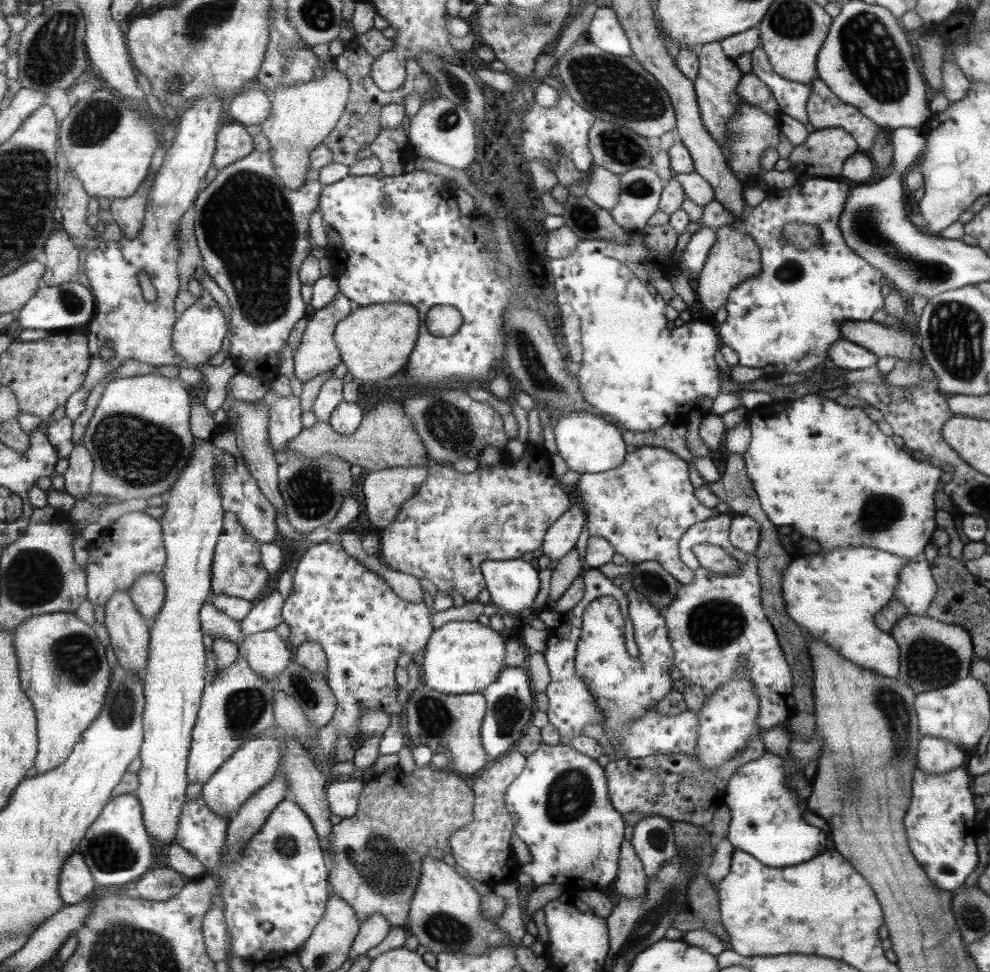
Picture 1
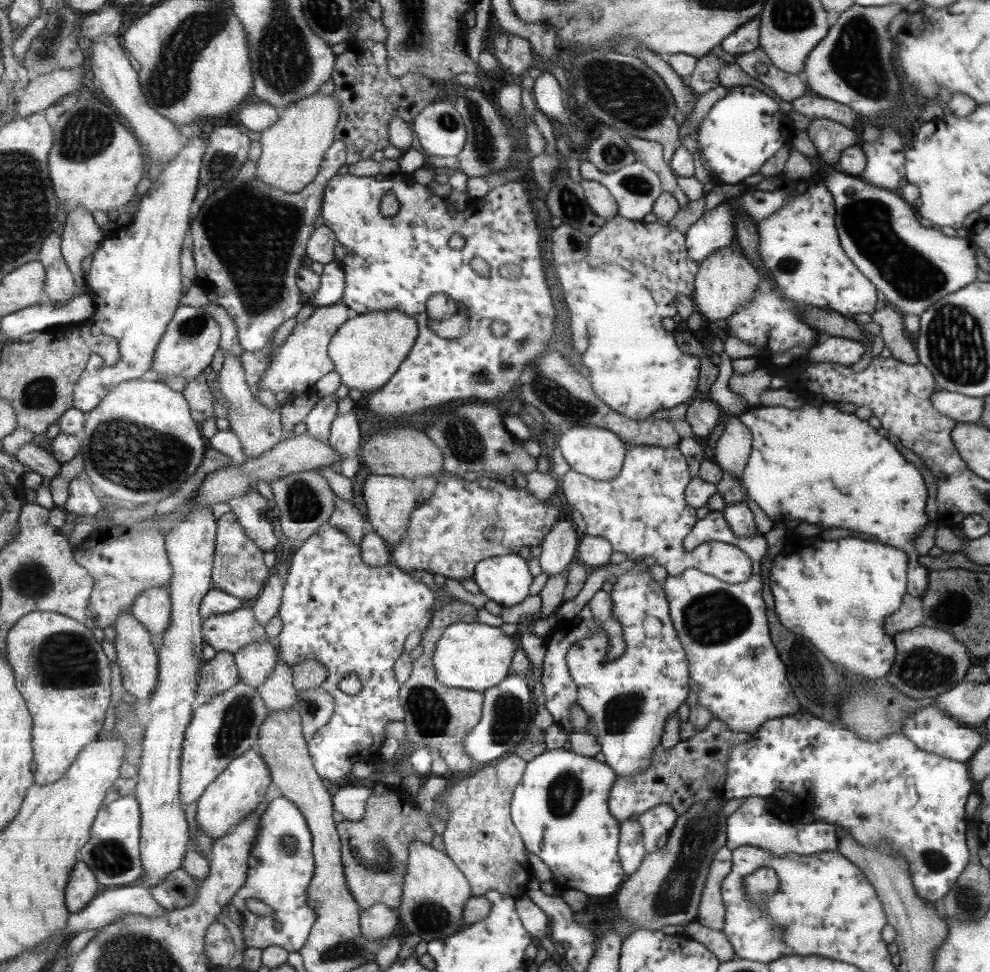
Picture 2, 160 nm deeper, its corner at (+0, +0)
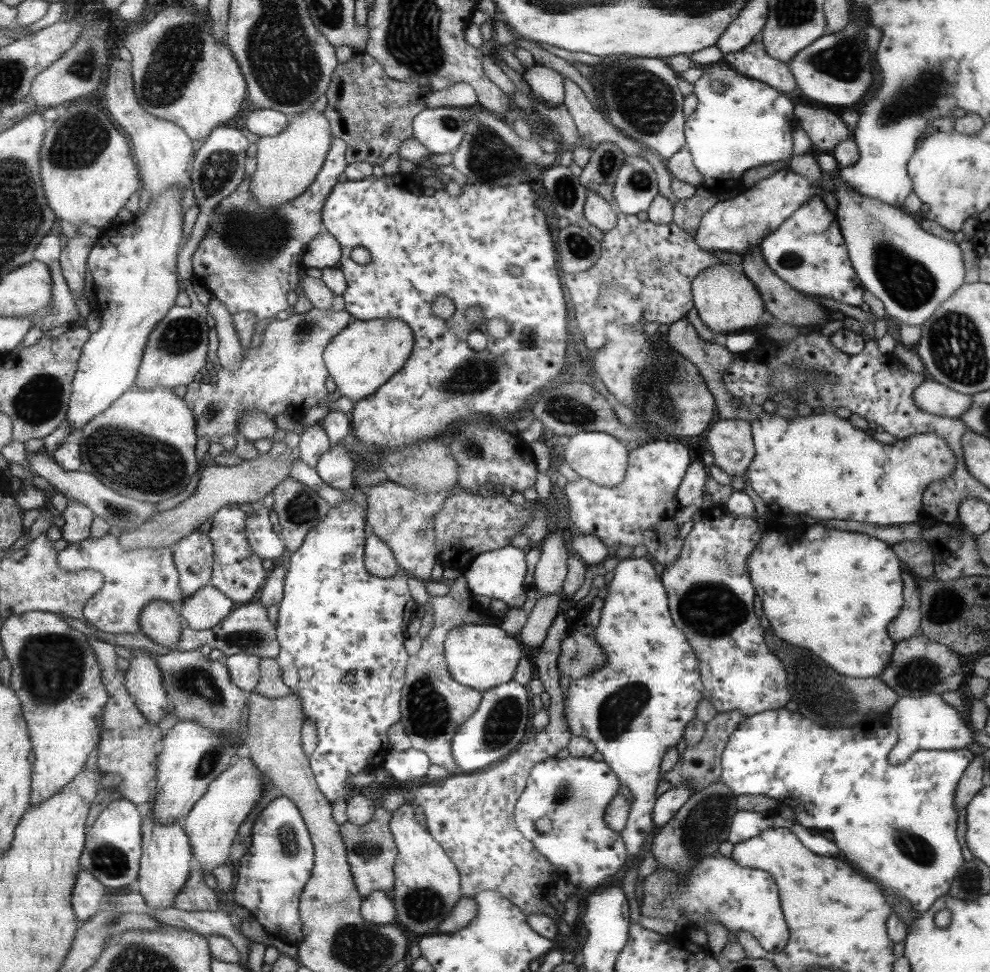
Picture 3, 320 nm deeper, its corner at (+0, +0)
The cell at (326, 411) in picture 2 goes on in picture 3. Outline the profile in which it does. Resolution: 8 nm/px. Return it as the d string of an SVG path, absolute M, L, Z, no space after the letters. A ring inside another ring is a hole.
M321 422L306 426L304 430L298 447L300 458L310 467L316 468L323 454L331 450L332 444Z

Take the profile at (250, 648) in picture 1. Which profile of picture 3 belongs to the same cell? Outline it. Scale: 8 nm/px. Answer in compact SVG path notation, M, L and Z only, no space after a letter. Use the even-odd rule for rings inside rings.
M240 652L227 660L232 681L246 692L255 691L260 681L261 658L257 654Z

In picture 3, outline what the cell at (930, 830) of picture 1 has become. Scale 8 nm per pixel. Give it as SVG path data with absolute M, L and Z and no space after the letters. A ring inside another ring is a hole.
M785 707L773 710L764 710L759 714L753 714L752 717L744 718L740 722L739 728L728 738L728 744L725 745L723 754L720 757L720 781L724 782L729 790L736 795L749 794L751 796L766 796L775 800L779 805L779 810L792 817L793 821L803 828L810 829L818 834L823 834L832 839L839 849L840 858L851 862L861 870L863 874L869 874L883 890L891 894L892 900L907 900L911 903L913 912L919 914L925 909L929 909L936 898L948 894L960 866L963 864L961 858L961 848L955 838L955 820L957 820L956 786L964 774L968 764L974 759L974 755L968 749L957 750L916 750L903 764L893 765L887 760L887 754L891 752L892 746L897 742L896 730L889 726L880 726L865 732L851 732L851 730L832 730L829 731L817 722L808 718L803 718L797 711L792 712Z

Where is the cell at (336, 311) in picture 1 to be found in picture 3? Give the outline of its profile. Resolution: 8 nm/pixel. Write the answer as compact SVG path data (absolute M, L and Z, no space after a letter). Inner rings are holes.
M314 308L303 314L293 313L270 320L261 336L258 347L245 349L239 370L230 371L221 367L215 379L209 383L191 384L184 399L192 407L197 419L197 434L209 442L224 436L240 433L244 414L250 410L260 410L277 418L279 414L289 414L295 420L303 418L311 408L326 402L328 413L351 411L356 401L341 396L327 402L327 378L330 372L324 359L325 349L345 328L351 325L354 316L345 311L334 312Z

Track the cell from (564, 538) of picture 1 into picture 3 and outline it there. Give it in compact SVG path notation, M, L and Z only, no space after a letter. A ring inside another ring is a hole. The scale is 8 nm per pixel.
M557 534L546 536L538 546L540 561L533 573L533 585L537 599L547 595L561 595L561 586L567 570L567 550L564 537Z

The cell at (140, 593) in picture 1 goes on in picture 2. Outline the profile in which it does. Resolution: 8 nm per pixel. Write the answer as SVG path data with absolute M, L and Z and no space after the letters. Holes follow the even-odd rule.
M154 587L144 594L132 608L132 615L142 622L153 634L165 634L172 623L173 602L170 590Z

